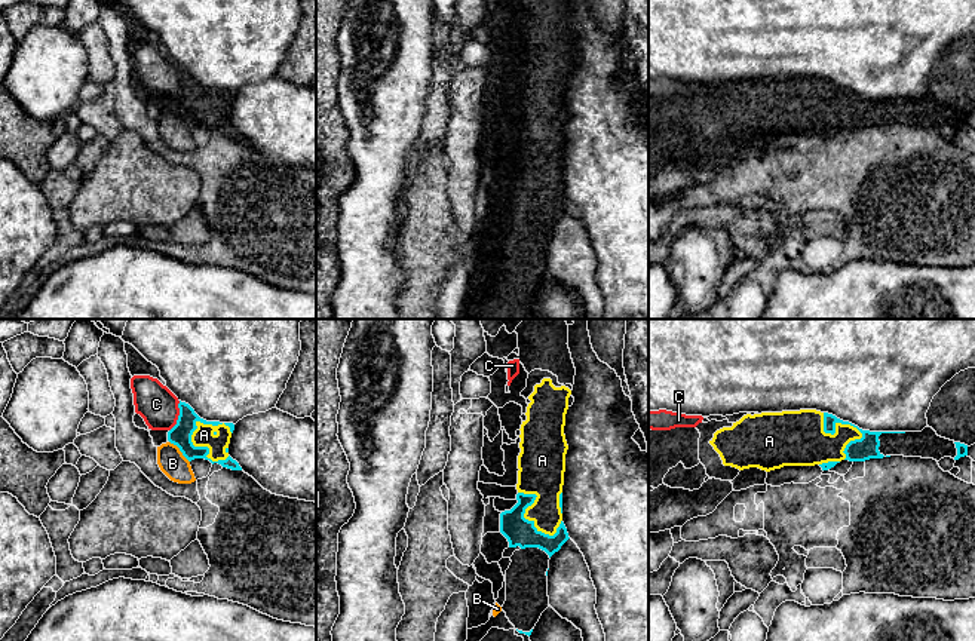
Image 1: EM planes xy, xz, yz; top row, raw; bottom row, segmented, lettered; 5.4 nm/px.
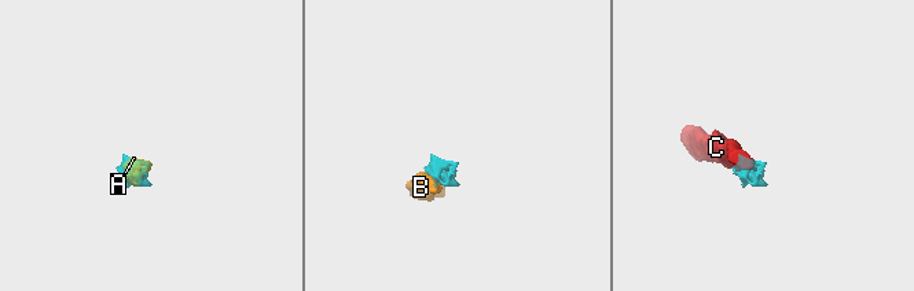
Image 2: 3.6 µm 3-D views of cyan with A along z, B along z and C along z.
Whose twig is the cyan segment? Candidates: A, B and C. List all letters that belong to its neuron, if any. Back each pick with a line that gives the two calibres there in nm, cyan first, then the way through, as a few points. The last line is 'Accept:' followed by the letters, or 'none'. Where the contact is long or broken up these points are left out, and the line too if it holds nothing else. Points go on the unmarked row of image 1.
A: calibres 120 and 110 nm; way xy (180, 103), (202, 114), (204, 103)
Accept: A

